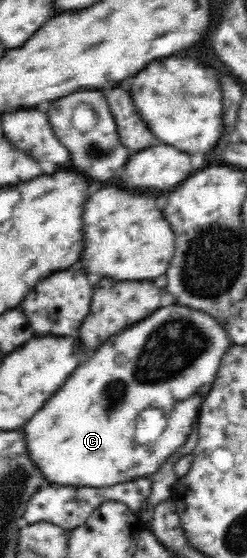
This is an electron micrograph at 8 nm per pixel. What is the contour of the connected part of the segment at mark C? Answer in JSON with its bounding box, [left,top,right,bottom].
[22,304,231,487]

